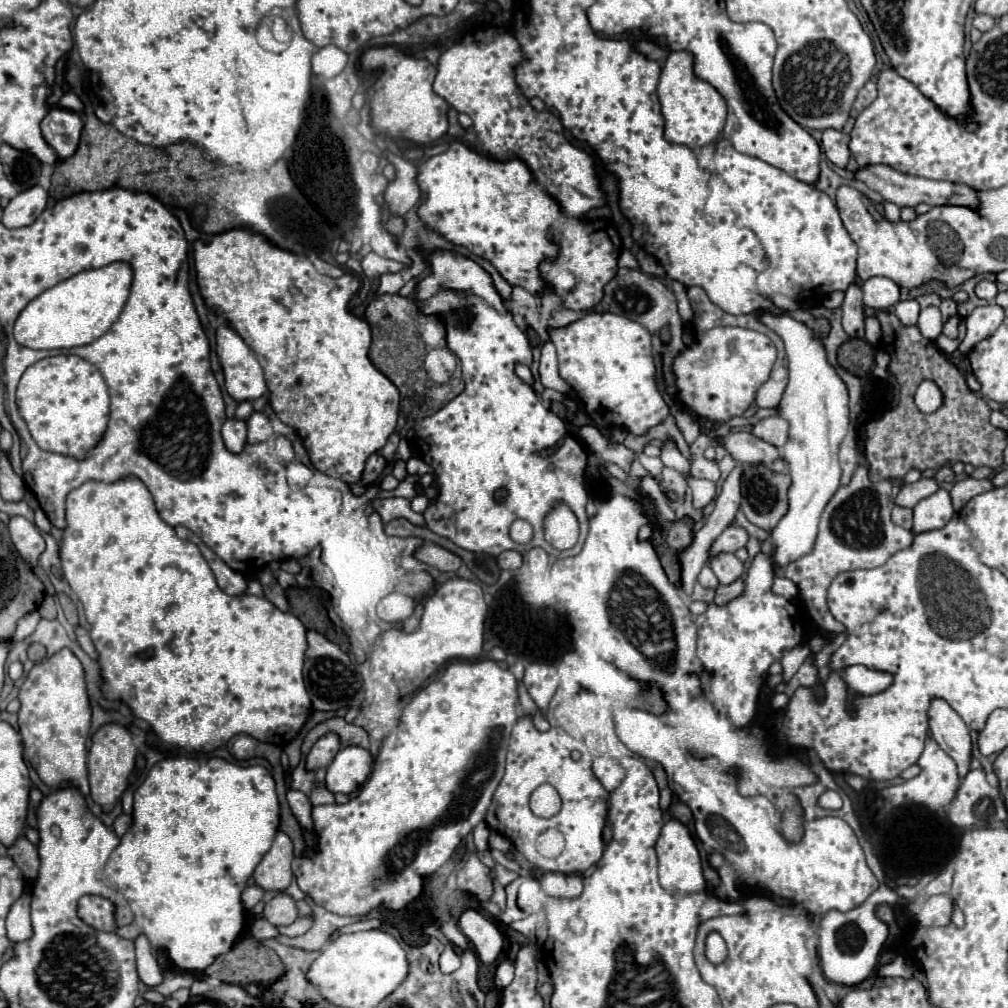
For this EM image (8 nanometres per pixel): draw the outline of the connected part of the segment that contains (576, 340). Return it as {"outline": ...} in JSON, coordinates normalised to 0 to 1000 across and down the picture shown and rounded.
{"outline":[[[581,312],[562,325],[546,327],[546,333],[554,349],[556,373],[575,391],[587,421],[595,427],[605,421],[639,431],[663,413],[663,403],[649,379],[651,363],[639,323],[613,312]]]}

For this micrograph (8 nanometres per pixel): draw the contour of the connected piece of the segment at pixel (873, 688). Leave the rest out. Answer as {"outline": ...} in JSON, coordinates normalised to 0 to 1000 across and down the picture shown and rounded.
{"outline":[[[843,661],[835,667],[835,673],[839,675],[839,679],[843,683],[843,690],[847,690],[849,687],[853,687],[853,688],[871,688],[885,679],[883,669],[861,665],[859,661]]]}

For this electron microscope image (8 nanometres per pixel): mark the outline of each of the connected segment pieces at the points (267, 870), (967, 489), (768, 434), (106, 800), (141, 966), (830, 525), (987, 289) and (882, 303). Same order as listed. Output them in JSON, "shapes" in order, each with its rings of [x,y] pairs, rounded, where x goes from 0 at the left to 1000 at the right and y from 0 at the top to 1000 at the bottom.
{"shapes":[[[[276,825],[270,841],[266,843],[266,847],[260,851],[260,855],[254,859],[250,867],[252,877],[258,879],[262,885],[284,883],[290,875],[290,863],[288,863],[290,851],[292,845],[288,831],[282,825]]],[[[958,474],[958,476],[952,476],[952,478],[946,478],[944,486],[942,486],[942,492],[944,492],[944,500],[946,500],[946,506],[952,508],[956,504],[956,500],[964,494],[964,492],[970,492],[974,488],[980,488],[984,484],[982,476],[976,474],[976,476],[968,476],[968,474]]],[[[764,413],[764,415],[752,417],[746,423],[746,431],[768,440],[770,444],[776,444],[782,437],[782,419],[774,413]]],[[[103,718],[97,722],[97,726],[91,730],[91,742],[87,746],[87,774],[89,774],[89,786],[95,798],[101,800],[101,804],[111,804],[115,794],[121,790],[127,778],[127,770],[135,756],[135,740],[131,736],[131,730],[127,722],[121,718]]],[[[143,927],[135,931],[135,956],[137,956],[137,968],[145,978],[155,978],[161,974],[159,958]]],[[[851,462],[845,478],[841,482],[833,482],[817,504],[806,548],[780,562],[768,562],[770,571],[784,573],[792,581],[792,589],[796,599],[800,601],[802,611],[821,629],[835,629],[839,625],[837,619],[833,619],[821,605],[819,585],[823,577],[839,565],[875,562],[887,548],[897,546],[905,540],[905,528],[889,522],[883,516],[883,506],[887,502],[883,484],[885,480],[881,476],[865,478],[861,472],[861,464]]],[[[982,278],[970,280],[970,284],[968,284],[968,294],[970,294],[970,296],[976,296],[976,298],[980,298],[980,300],[986,300],[988,292],[990,292],[990,286],[988,286],[986,280],[982,280]]],[[[867,274],[855,282],[857,304],[867,308],[883,308],[893,298],[893,284],[877,274]]]]}

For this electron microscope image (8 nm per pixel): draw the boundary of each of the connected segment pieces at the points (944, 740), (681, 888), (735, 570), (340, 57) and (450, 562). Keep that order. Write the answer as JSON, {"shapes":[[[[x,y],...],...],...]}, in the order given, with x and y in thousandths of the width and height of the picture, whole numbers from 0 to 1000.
{"shapes":[[[[937,694],[925,696],[921,712],[923,712],[923,730],[942,752],[946,752],[946,756],[950,758],[950,768],[952,772],[956,772],[962,764],[964,754],[962,724],[958,722],[956,714]]],[[[665,812],[655,825],[655,831],[651,835],[651,847],[653,847],[653,869],[655,877],[661,885],[667,887],[683,887],[683,885],[694,885],[700,879],[698,867],[696,867],[696,855],[690,841],[690,835],[685,827],[685,823],[671,812]]],[[[714,550],[704,556],[704,563],[712,571],[714,579],[726,579],[738,567],[738,560],[728,550]]],[[[321,46],[312,54],[310,69],[315,75],[329,77],[341,69],[343,62],[345,62],[345,54],[341,50],[335,50],[335,46]]],[[[421,540],[413,548],[413,554],[427,560],[427,562],[431,562],[431,563],[435,563],[435,565],[440,565],[440,567],[452,567],[458,560],[458,556],[452,550],[440,546],[435,540]]]]}

